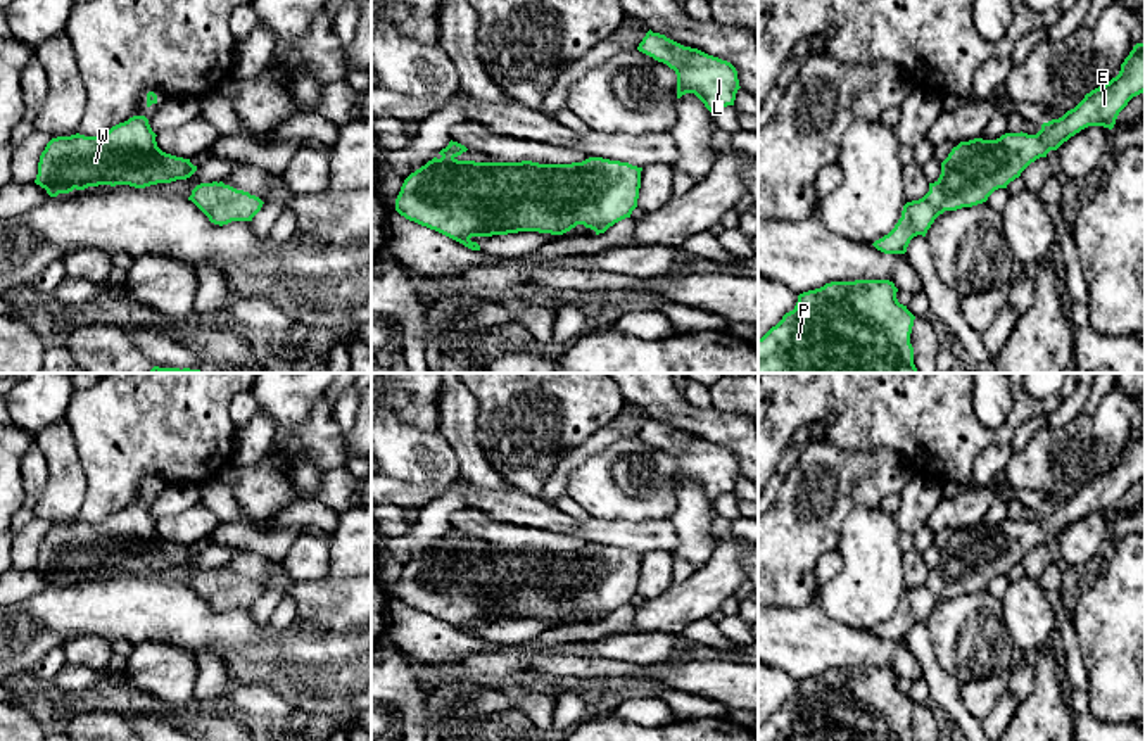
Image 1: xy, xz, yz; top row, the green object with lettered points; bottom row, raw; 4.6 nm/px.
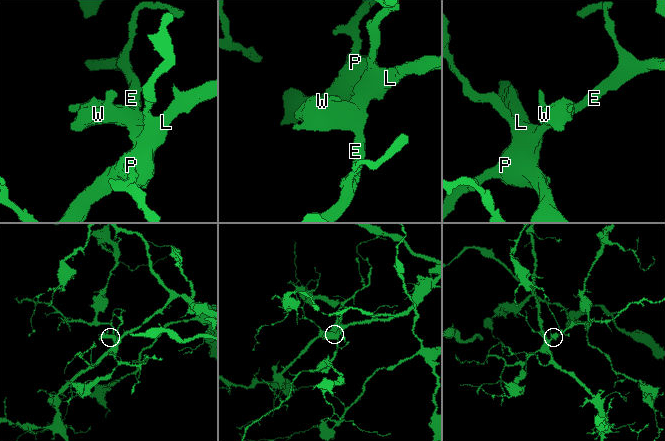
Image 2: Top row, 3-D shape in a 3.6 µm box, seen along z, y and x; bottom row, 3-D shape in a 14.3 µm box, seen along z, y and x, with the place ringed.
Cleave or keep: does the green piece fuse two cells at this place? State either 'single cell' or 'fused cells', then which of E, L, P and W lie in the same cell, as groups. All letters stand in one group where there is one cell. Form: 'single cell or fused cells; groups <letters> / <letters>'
single cell; groups E L P W

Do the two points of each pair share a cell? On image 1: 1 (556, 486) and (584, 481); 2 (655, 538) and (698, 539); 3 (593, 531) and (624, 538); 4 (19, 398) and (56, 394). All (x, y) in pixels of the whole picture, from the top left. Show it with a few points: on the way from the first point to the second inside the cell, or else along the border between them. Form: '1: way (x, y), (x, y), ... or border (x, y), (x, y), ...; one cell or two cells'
1: border (593, 455), (572, 472), (563, 493); two cells
2: border (669, 520), (677, 534), (676, 550); two cells
3: way (600, 532), (617, 534); one cell
4: way (28, 398), (44, 398), (47, 394); one cell

